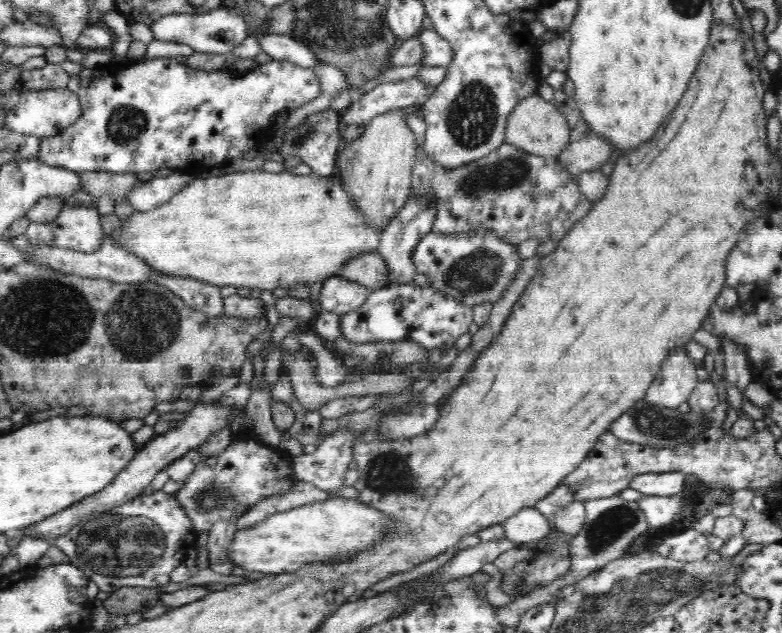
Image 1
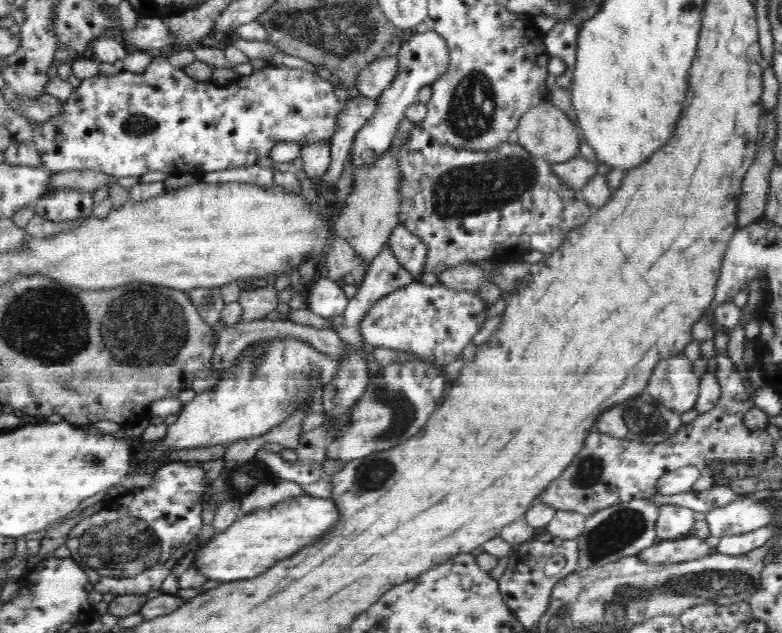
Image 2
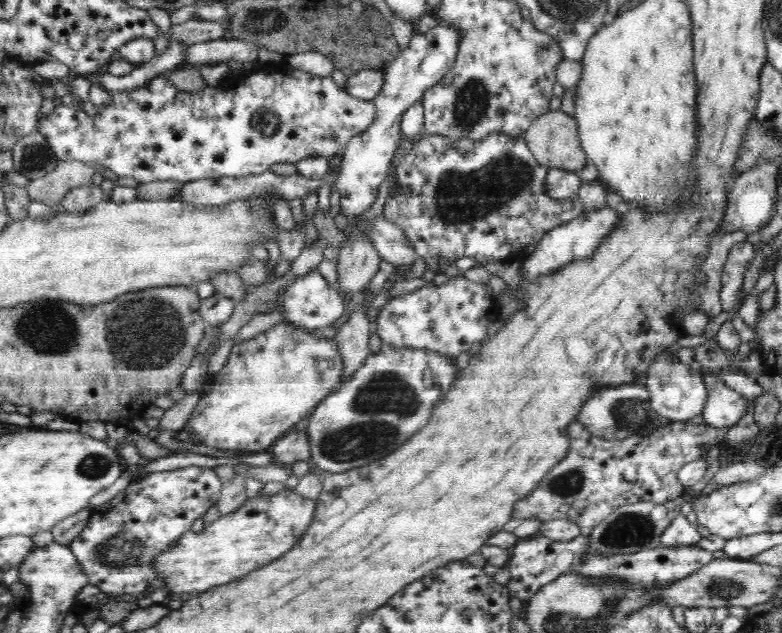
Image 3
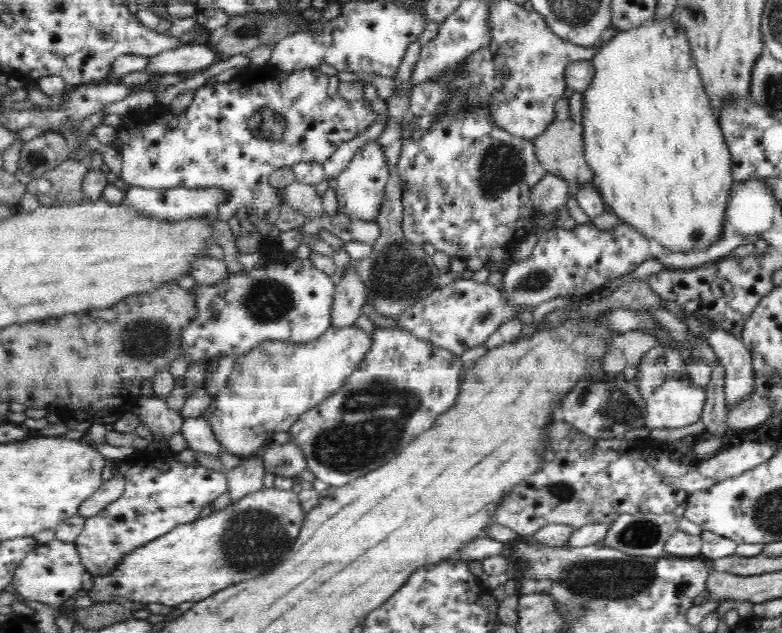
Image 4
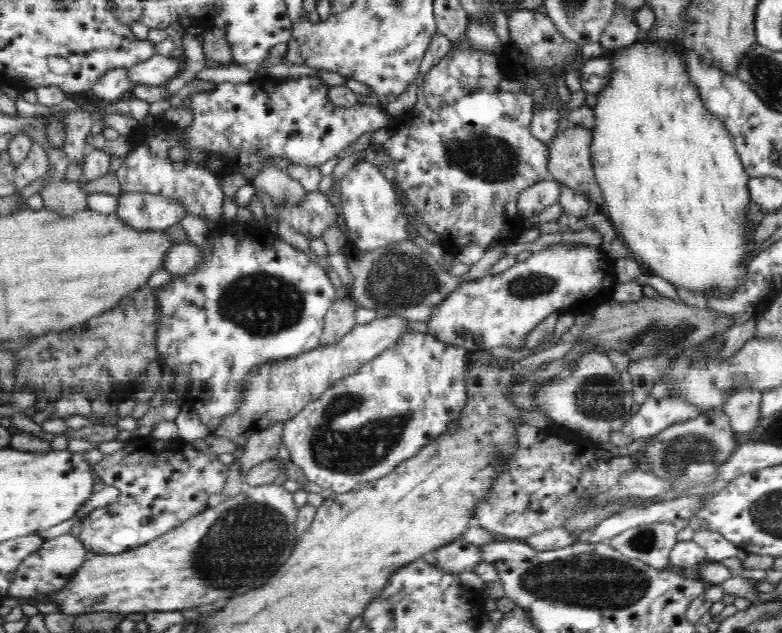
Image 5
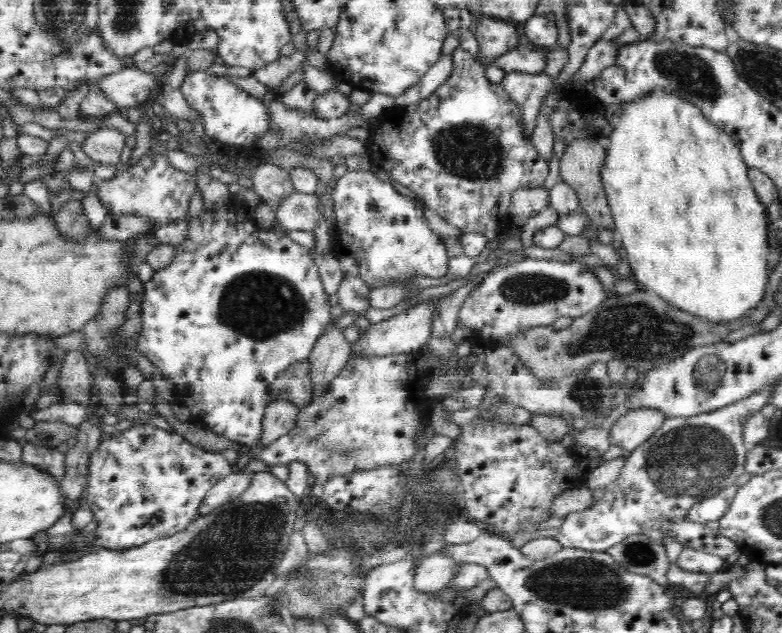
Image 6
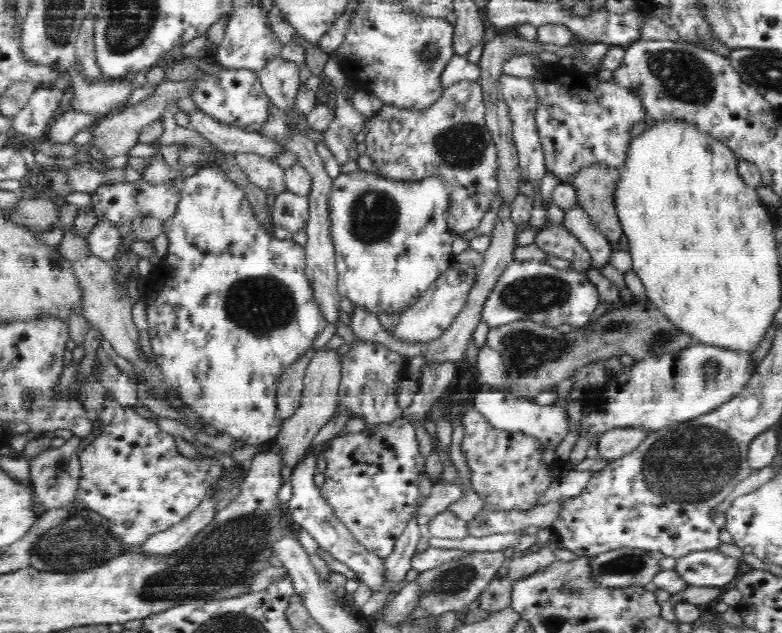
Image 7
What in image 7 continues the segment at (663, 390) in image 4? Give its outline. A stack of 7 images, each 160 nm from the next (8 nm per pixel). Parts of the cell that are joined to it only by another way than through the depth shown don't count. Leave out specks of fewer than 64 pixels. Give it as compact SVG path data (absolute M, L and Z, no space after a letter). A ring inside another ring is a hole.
M638 429L611 430L611 432L603 434L596 444L598 459L607 460L608 462L623 458L626 454L638 448L646 435Z

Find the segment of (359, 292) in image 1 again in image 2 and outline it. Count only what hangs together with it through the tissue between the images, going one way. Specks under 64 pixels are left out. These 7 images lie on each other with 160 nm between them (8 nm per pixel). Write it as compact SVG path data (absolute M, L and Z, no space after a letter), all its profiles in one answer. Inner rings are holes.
M323 274L322 280L318 280L308 294L310 310L329 320L330 316L343 315L350 300L336 281Z

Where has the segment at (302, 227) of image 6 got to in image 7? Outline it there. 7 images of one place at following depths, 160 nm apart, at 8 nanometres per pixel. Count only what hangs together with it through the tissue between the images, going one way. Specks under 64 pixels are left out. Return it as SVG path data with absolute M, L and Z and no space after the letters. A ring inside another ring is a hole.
M287 191L278 194L270 216L273 225L290 233L303 231L309 220L309 196L298 196Z

